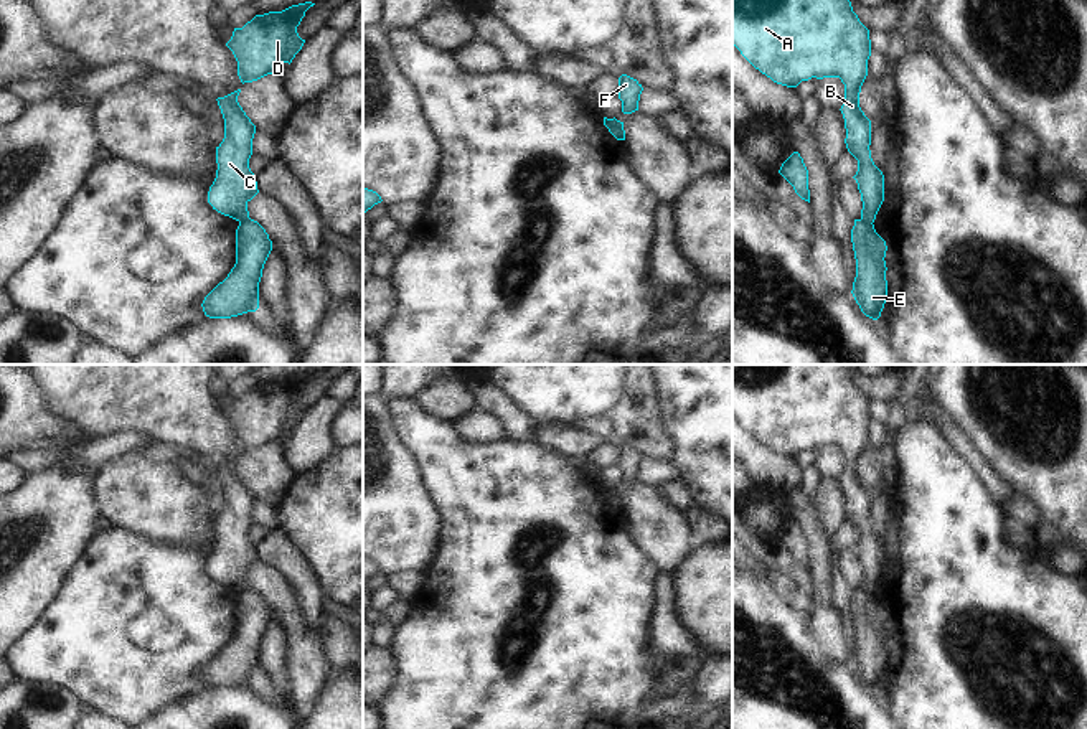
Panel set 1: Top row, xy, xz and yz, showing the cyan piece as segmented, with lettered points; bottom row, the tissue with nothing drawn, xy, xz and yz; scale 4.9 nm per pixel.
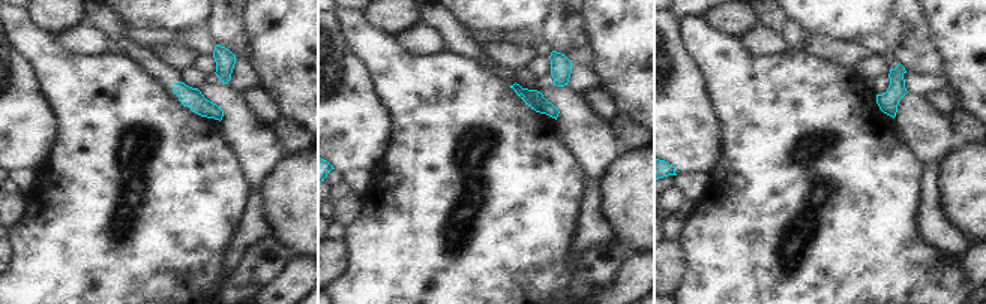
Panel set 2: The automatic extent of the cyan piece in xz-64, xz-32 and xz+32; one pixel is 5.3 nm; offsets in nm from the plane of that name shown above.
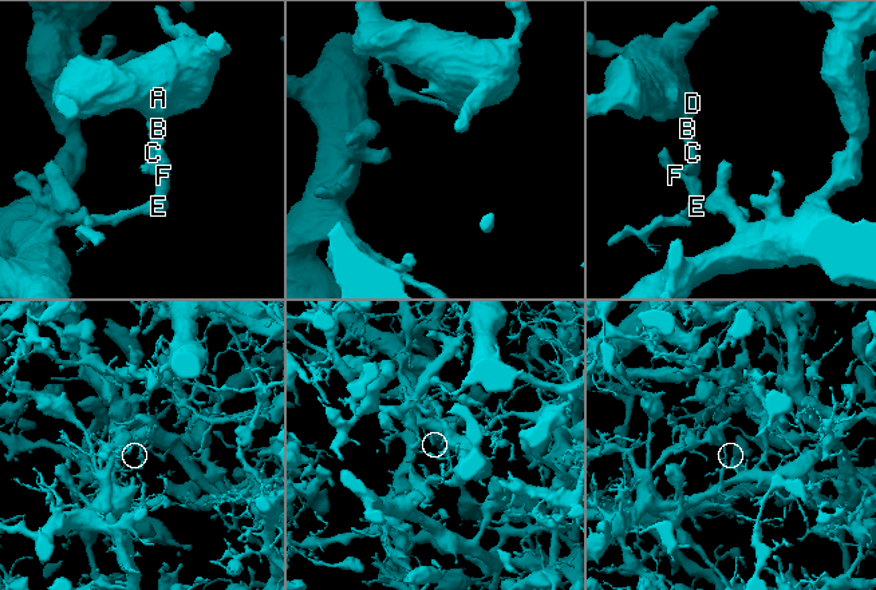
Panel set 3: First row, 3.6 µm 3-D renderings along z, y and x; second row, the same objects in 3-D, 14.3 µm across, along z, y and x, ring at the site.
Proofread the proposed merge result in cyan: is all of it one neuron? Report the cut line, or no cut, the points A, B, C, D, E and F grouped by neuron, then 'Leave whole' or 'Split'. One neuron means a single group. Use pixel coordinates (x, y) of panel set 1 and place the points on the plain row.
Split along yz (861, 587), (871, 592). Groups: A B C D / E F. Split

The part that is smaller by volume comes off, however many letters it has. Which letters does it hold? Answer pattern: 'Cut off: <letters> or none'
Cut off: E, F

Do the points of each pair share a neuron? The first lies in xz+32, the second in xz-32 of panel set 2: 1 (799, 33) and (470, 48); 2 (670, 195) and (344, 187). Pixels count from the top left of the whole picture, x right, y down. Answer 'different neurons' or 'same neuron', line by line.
1: same neuron
2: same neuron

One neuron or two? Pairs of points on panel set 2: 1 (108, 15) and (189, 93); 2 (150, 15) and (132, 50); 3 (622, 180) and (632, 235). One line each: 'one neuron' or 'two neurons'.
1: one neuron
2: two neurons
3: one neuron

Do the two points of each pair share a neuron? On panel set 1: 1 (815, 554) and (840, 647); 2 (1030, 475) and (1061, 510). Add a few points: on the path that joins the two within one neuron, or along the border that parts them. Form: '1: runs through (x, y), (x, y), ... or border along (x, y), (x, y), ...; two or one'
1: runs through (822, 578), (827, 624); one
2: runs through (1038, 484), (1056, 502); one

